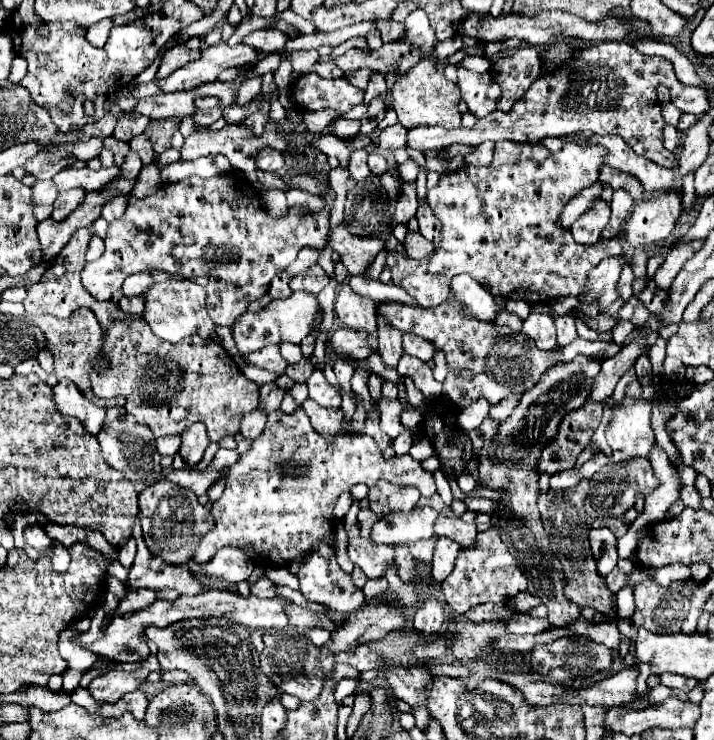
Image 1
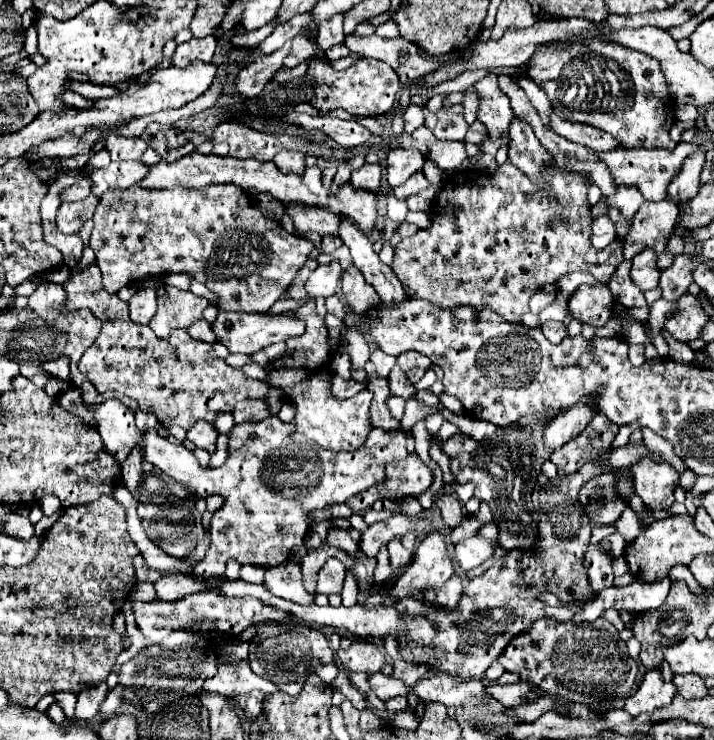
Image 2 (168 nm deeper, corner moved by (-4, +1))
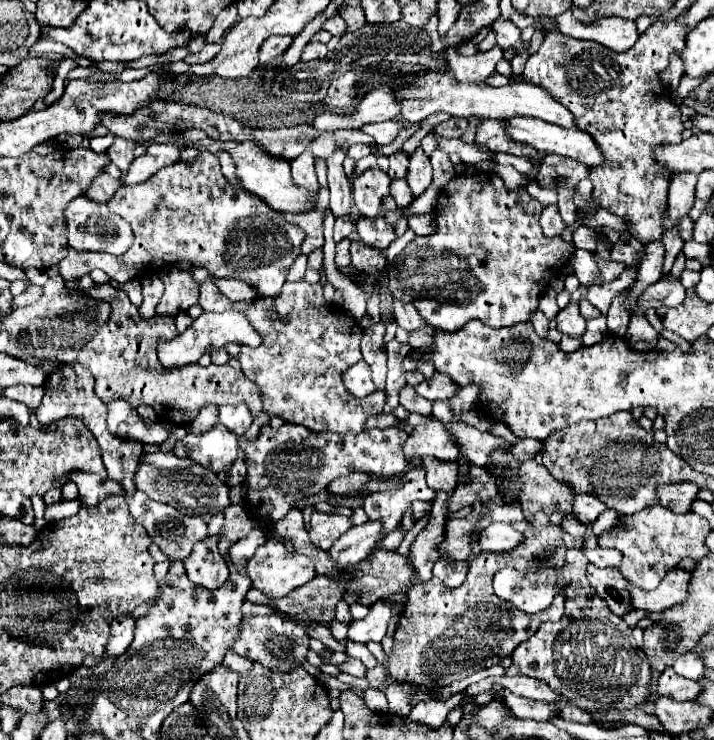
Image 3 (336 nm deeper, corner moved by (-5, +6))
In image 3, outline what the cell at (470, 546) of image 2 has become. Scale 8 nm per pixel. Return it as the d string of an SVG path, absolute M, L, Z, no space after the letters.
M491 524L487 526L479 538L477 538L477 544L483 552L505 552L505 550L511 550L515 548L519 542L523 540L523 534L513 530L509 524Z

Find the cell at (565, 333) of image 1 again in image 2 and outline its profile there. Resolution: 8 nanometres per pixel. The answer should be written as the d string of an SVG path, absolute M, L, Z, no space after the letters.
M558 321L542 323L542 331L550 343L558 343L566 337L566 327L564 327L564 323L558 323Z

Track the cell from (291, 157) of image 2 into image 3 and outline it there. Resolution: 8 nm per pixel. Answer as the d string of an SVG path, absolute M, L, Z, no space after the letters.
M303 152L295 160L291 160L291 172L293 172L295 184L307 188L311 196L315 196L317 194L317 188L319 188L319 182L317 182L313 164L315 164L315 156L311 152Z

